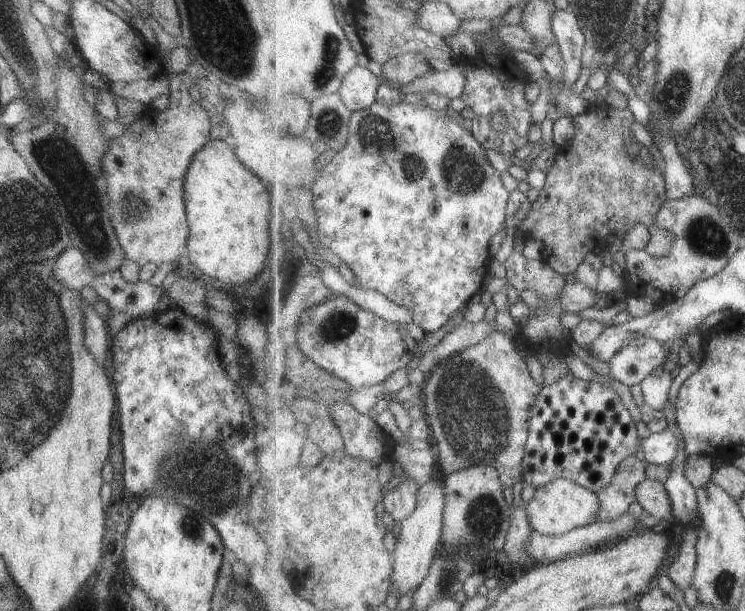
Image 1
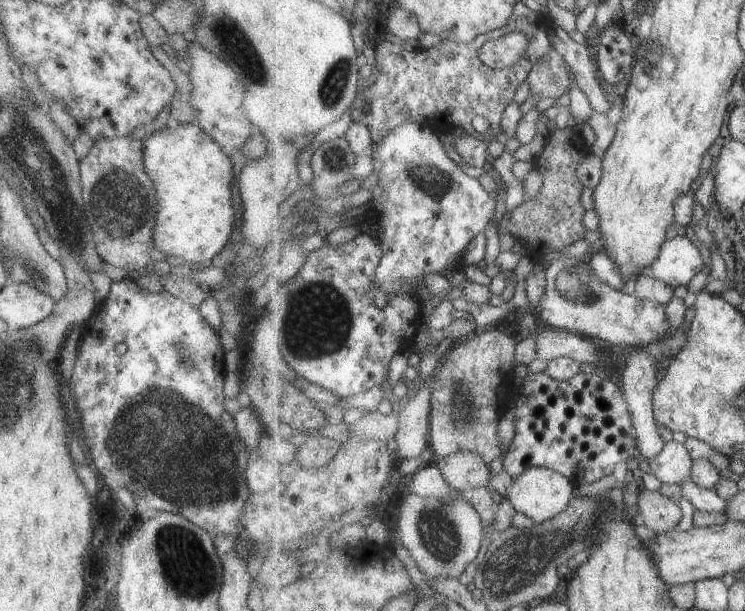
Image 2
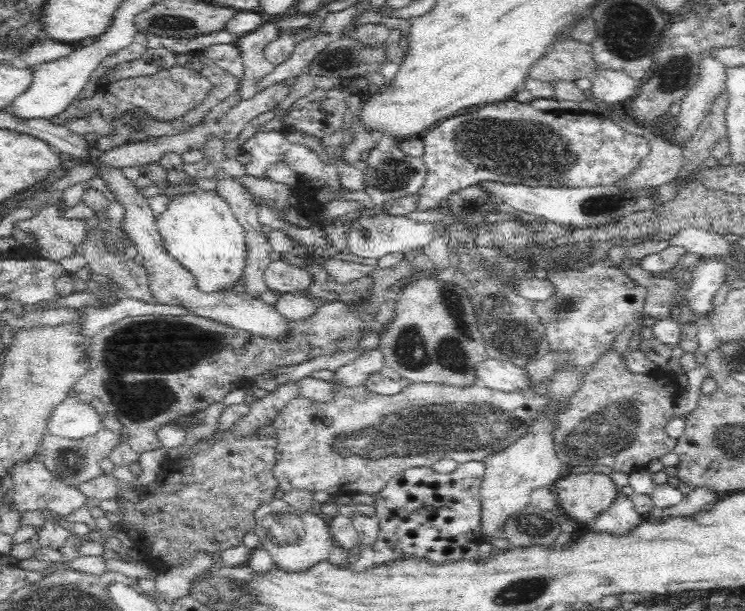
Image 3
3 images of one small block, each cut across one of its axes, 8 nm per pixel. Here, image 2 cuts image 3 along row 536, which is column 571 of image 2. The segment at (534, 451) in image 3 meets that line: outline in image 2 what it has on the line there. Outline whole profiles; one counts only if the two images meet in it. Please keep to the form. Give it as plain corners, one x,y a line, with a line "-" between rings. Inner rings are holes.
534,466
514,478
509,488
508,498
519,512
531,518
534,523
542,523
556,517
570,505
573,500
573,488
575,484
562,472

